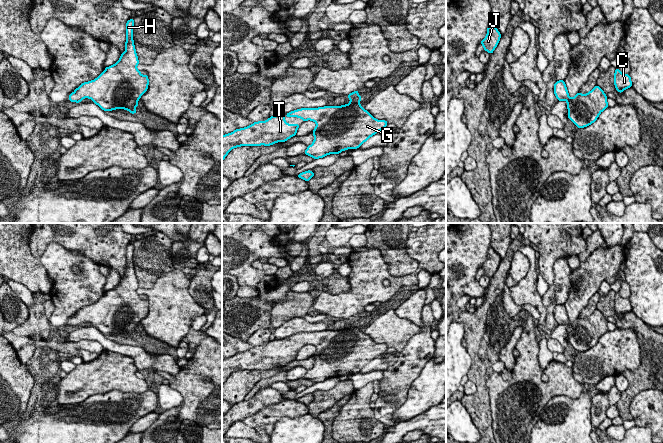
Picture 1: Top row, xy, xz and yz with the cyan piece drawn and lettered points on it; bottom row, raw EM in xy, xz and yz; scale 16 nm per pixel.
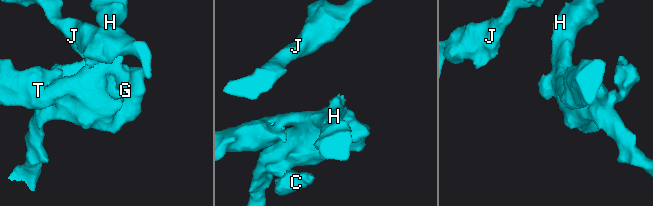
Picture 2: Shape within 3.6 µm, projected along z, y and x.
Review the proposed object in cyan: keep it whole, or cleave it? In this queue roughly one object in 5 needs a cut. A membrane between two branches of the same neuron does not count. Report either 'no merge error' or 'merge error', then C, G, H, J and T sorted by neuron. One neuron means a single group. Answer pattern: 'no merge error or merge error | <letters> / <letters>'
merge error | C G H / J T

